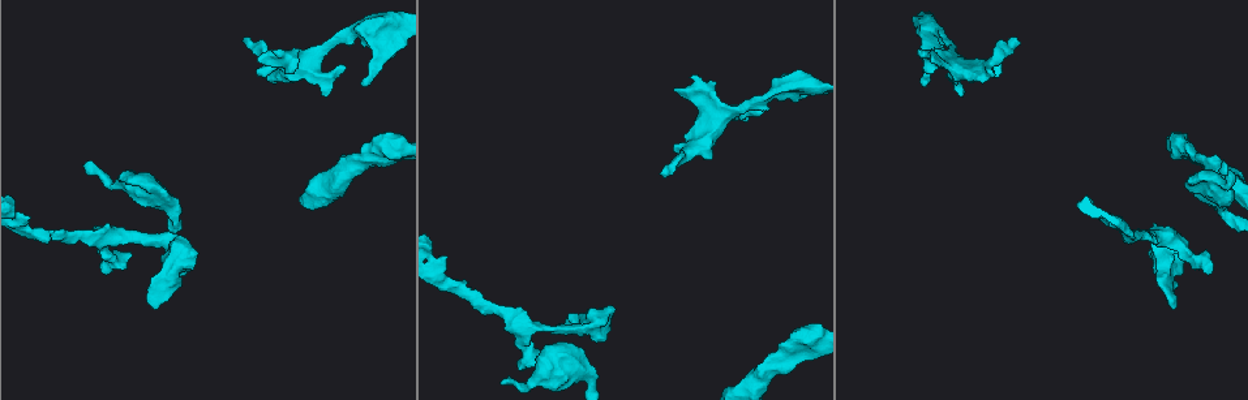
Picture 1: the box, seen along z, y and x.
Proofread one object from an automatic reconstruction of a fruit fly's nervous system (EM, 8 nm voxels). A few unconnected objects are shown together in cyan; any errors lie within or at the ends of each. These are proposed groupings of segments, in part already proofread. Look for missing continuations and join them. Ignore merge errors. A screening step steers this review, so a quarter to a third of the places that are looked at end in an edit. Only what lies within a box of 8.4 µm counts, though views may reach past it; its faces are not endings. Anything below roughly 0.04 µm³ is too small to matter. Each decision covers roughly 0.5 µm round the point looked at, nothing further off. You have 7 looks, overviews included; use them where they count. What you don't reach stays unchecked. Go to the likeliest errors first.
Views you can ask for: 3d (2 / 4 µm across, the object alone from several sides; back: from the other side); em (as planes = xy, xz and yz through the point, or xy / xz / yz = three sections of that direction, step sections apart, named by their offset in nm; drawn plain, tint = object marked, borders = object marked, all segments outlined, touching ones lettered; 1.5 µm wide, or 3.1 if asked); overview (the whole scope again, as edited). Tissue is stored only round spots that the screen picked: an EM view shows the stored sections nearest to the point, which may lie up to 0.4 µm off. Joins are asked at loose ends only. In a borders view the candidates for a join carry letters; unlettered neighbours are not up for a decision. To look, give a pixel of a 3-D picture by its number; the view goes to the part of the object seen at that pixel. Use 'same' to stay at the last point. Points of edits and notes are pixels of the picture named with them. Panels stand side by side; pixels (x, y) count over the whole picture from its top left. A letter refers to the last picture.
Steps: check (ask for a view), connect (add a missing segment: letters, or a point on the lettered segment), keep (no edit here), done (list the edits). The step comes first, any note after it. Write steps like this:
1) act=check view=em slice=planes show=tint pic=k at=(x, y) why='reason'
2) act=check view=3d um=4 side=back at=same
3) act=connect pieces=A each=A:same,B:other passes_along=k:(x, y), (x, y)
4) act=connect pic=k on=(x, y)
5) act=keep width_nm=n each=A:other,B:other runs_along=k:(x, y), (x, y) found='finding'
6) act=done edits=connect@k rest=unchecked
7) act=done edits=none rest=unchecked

act=check view=em slice=xy step=4 show=borders pic=1 at=(261, 53) why='free end'

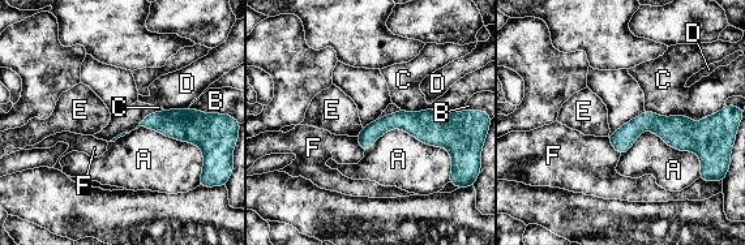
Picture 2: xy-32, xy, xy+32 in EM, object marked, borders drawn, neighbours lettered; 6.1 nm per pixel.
act=check view=em slice=planes show=borders at=same why='another direction'

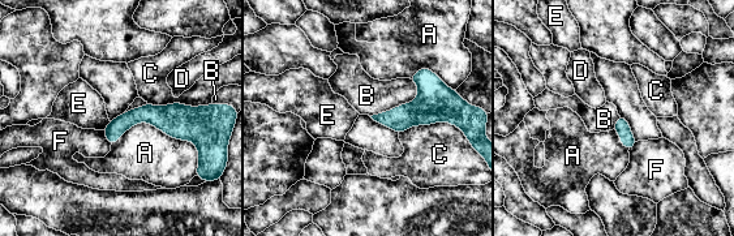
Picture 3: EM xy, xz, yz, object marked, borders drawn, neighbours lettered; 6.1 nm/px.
act=keep each=A:other,B:other,C:other,D:other,E:other,F:other border=3:(417, 84), (412, 101), (370, 116) found='none of them fits'

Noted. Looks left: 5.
act=check view=3d um=4 pic=1 at=(1172, 308) why='free end'

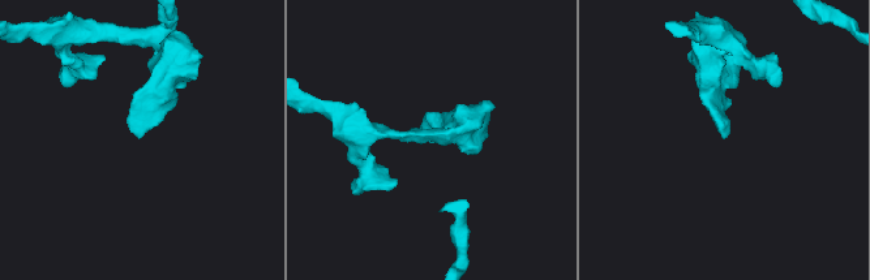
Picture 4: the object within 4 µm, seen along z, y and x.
act=check view=em slice=planes show=borders pic=4 at=(430, 142) why='shape alone is not enough'

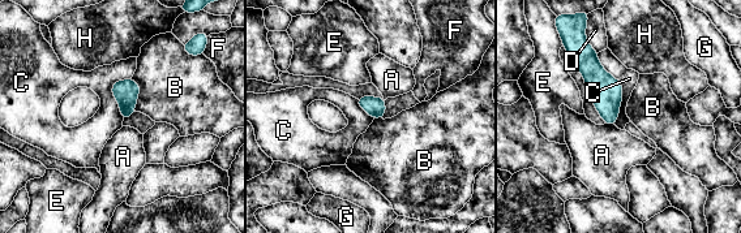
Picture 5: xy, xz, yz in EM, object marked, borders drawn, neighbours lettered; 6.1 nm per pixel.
act=keep width_nm=120 each=A:other,B:other,C:other,D:other,E:other,F:other,G:other,H:other runs_along=5:(581, 27), (611, 121) found='none of them fits'

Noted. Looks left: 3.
act=check view=em slice=planes show=borders pic=1 at=(361, 86) why='free end'

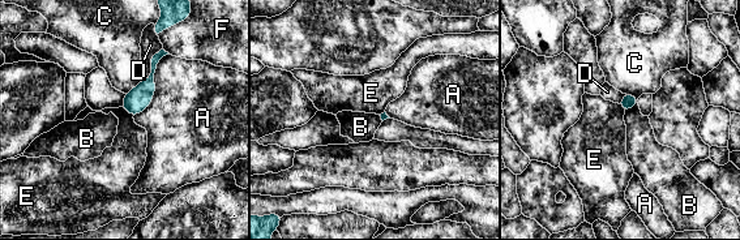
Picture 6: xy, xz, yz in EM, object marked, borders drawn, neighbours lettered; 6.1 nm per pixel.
act=keep each=A:other,B:other,C:other,D:other,E:other,F:other border=6:(637, 103), (625, 111) found='no lettered segment goes on from it'

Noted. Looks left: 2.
act=done edits=none rest=unchecked

